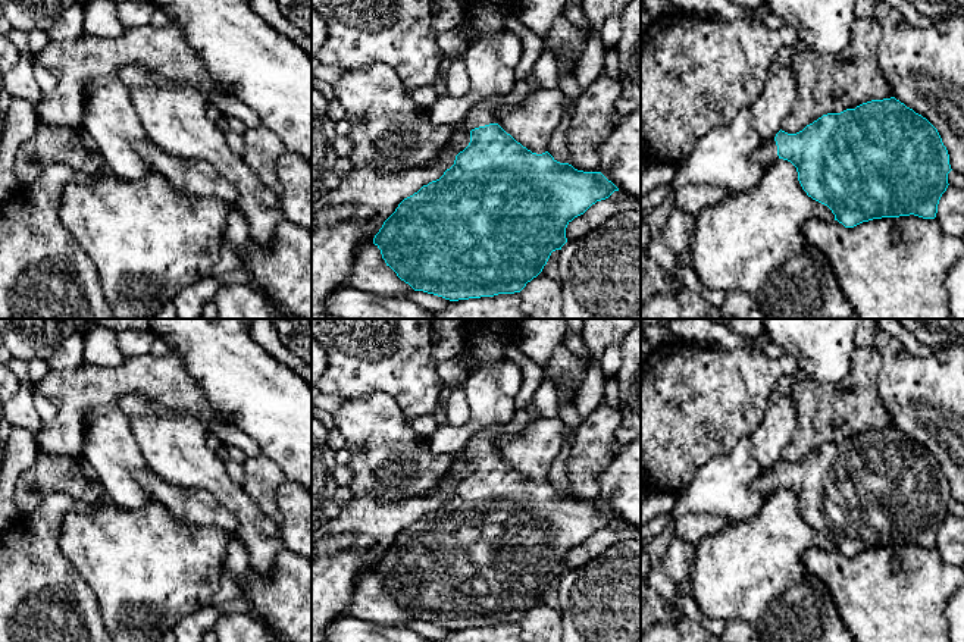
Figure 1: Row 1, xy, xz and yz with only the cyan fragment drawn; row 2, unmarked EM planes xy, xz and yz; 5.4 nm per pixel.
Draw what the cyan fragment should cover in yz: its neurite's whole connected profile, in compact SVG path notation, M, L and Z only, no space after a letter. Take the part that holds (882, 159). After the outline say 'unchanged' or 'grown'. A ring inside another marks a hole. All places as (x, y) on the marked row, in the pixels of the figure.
M895 97L871 100L841 113L823 115L796 134L780 129L773 140L761 143L752 154L754 163L764 169L777 159L788 160L796 167L798 181L807 195L827 206L835 220L845 228L873 219L910 214L935 219L939 200L949 185L948 173L952 170L948 150L938 129Z; grown

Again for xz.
M530 73L516 81L510 93L479 103L458 125L470 132L470 143L456 156L454 165L439 179L404 198L375 235L373 244L381 250L386 266L414 291L450 301L520 292L542 272L551 253L567 242L567 225L597 201L619 191L601 172L578 170L569 163L557 162L548 151L532 153L498 125L497 110L501 106L519 106L538 90L542 88Z; grown

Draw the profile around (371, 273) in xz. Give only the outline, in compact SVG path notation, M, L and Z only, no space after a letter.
M372 242L363 244L357 250L350 285L370 294L409 298L413 288L401 281L385 263L381 250Z

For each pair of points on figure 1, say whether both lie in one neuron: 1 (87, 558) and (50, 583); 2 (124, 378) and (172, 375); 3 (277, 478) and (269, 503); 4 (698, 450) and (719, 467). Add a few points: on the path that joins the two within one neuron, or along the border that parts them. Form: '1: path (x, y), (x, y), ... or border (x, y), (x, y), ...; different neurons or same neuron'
1: border (60, 535), (59, 545), (62, 554), (94, 595); different neurons
2: path (135, 376), (160, 376); same neuron
3: path (271, 484), (269, 497); same neuron
4: border (739, 439), (728, 453), (707, 460), (688, 485); different neurons

